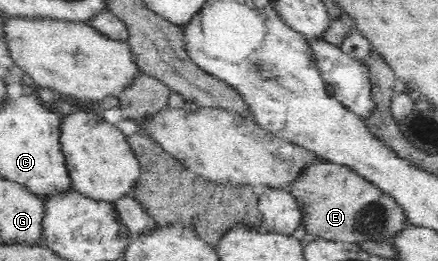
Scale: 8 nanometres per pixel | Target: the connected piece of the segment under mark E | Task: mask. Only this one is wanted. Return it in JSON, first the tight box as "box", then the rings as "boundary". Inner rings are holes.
{"box":[291,160,412,245],"boundary":[[[323,160],[316,161],[308,169],[304,169],[299,179],[292,183],[291,192],[302,210],[303,223],[308,234],[327,241],[362,245],[366,241],[382,239],[384,243],[390,243],[392,239],[398,238],[412,227],[404,208],[391,195],[345,165]]]}

